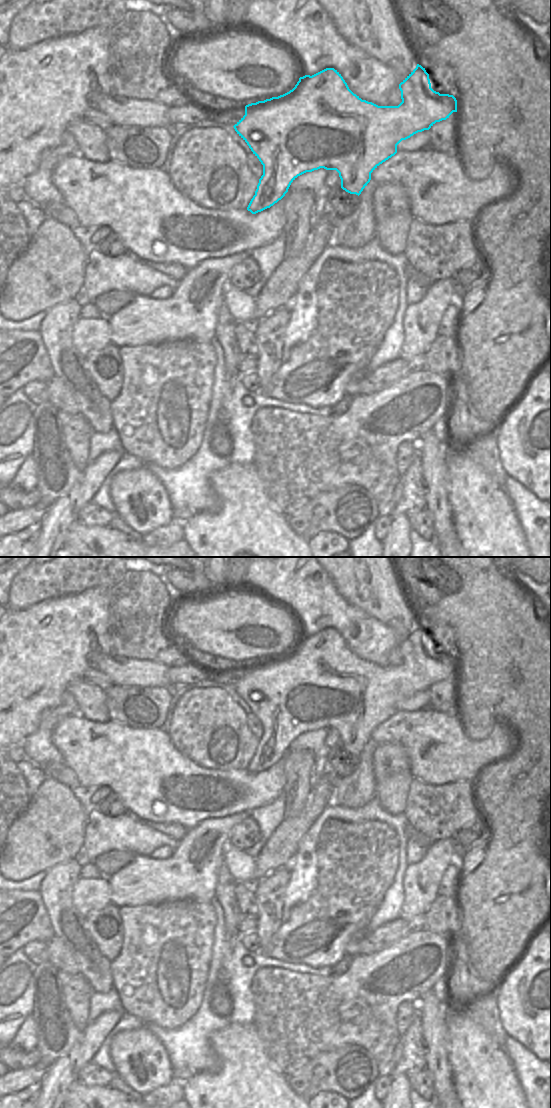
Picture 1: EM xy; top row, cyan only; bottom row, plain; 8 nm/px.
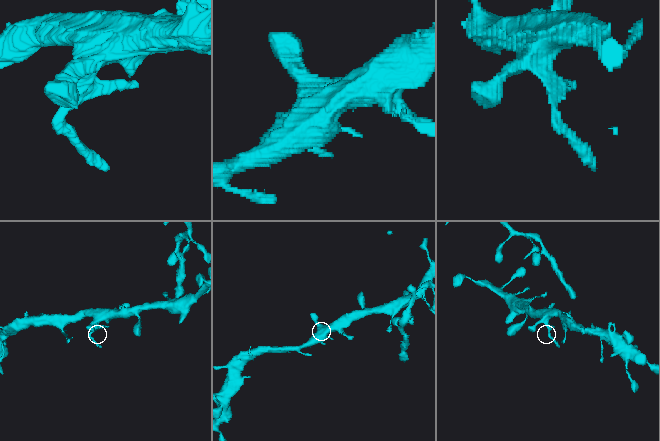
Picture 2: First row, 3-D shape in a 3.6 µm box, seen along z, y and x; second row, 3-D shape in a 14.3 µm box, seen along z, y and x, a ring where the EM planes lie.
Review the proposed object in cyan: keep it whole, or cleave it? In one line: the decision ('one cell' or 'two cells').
two cells

